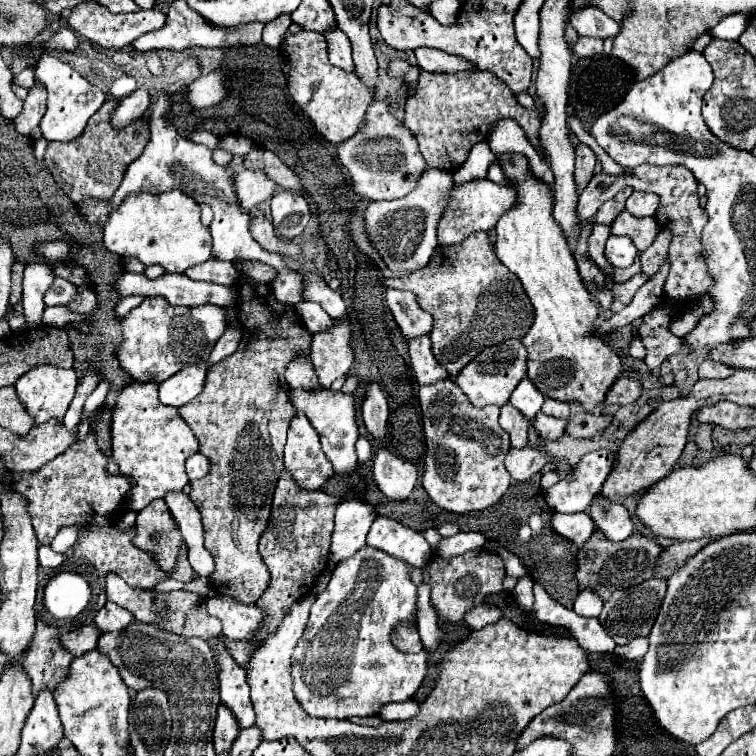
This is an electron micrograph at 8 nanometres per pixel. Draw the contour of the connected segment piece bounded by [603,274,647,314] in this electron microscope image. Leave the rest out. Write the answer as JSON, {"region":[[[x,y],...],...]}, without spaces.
{"region":[[[637,274],[633,276],[631,280],[623,282],[623,284],[617,284],[613,280],[607,280],[607,284],[603,284],[603,288],[606,288],[613,294],[613,304],[611,304],[611,312],[617,314],[621,312],[633,298],[633,294],[647,282],[647,278],[643,274]]]}

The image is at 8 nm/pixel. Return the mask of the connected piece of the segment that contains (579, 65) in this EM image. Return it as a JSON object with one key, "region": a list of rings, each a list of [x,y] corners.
{"region":[[[593,56],[593,58],[579,58],[571,68],[571,80],[569,80],[569,108],[575,112],[575,116],[581,122],[593,122],[601,112],[607,112],[613,108],[613,104],[619,104],[627,90],[635,84],[635,70],[627,68],[627,64],[621,64],[615,56]]]}

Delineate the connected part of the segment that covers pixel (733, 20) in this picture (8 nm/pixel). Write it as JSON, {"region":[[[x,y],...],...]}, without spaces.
{"region":[[[731,14],[727,18],[723,18],[713,30],[711,30],[711,36],[713,38],[719,38],[719,40],[737,40],[743,30],[747,28],[747,16],[743,14]]]}

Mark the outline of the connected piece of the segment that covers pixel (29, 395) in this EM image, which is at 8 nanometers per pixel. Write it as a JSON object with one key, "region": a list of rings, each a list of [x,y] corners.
{"region":[[[37,366],[31,372],[23,374],[15,382],[15,390],[19,400],[27,406],[29,414],[35,418],[35,424],[47,422],[49,418],[63,418],[67,412],[67,404],[71,404],[75,396],[75,370],[73,368],[59,368],[59,366]]]}

